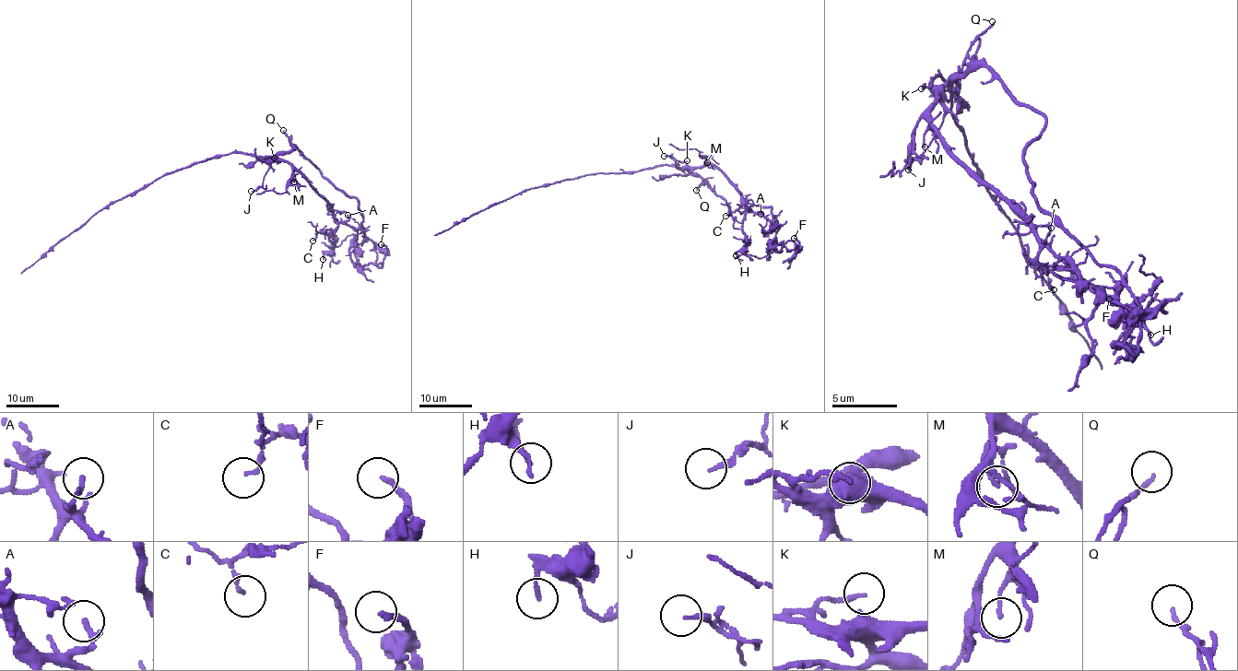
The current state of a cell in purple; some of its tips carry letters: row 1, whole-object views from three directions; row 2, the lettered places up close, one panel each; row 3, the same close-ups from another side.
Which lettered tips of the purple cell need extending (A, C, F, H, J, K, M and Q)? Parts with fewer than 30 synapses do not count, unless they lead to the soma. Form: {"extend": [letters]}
{"extend": []}

